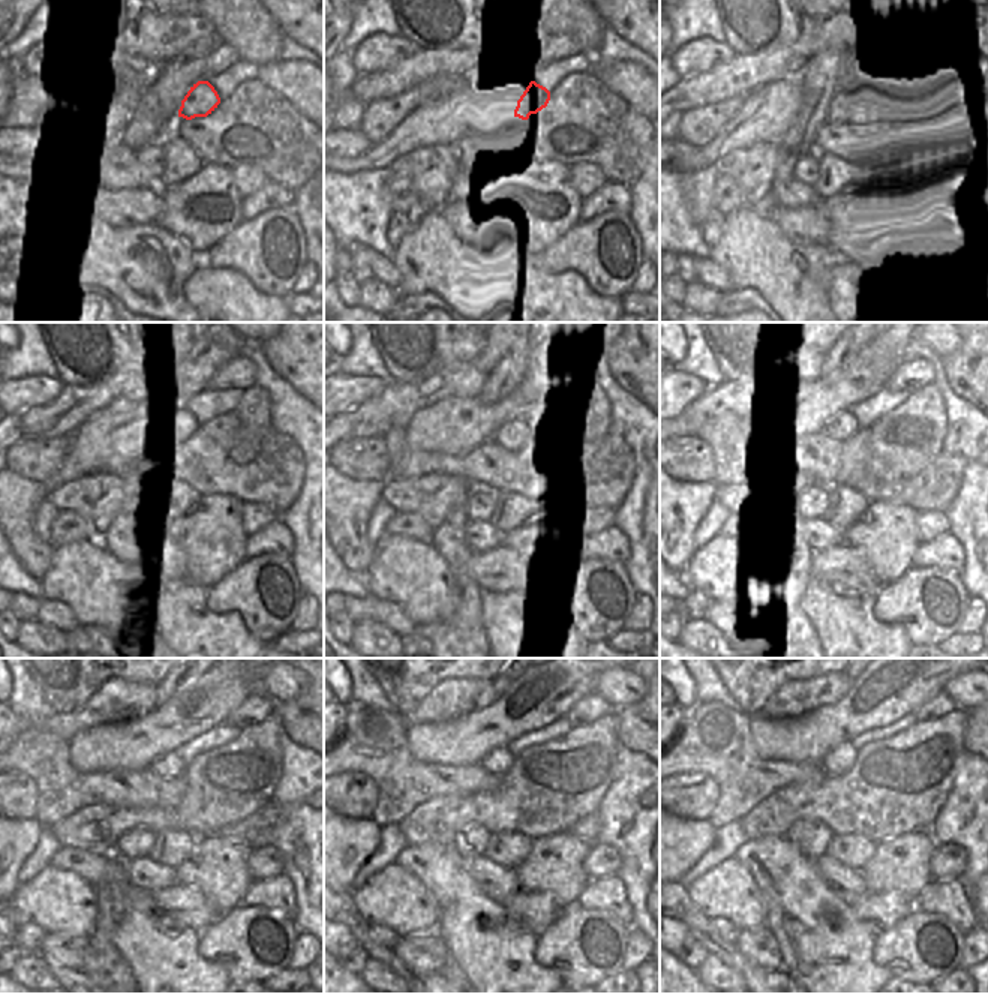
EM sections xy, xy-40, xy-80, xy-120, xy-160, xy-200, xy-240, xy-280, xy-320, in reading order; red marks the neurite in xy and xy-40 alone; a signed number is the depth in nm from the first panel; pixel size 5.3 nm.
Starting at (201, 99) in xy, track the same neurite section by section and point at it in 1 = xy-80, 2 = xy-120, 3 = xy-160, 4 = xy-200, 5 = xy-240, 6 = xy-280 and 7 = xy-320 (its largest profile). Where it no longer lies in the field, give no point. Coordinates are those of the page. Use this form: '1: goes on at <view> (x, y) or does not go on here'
1: goes on at xy-80 (868, 95)
2: goes on at xy-120 (192, 429)
3: goes on at xy-160 (514, 434)
4: goes on at xy-200 (841, 428)
5: goes on at xy-240 (168, 765)
6: goes on at xy-280 (498, 762)
7: goes on at xy-320 (837, 762)

